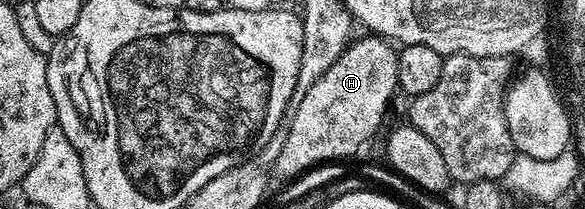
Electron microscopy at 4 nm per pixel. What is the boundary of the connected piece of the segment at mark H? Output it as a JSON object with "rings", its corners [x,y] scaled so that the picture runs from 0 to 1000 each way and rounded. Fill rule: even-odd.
{"rings":[[[622,163],[622,177],[603,187],[593,239],[523,431],[523,469],[509,488],[506,541],[491,579],[492,636],[482,737],[472,766],[472,804],[491,852],[506,852],[515,828],[552,789],[556,775],[581,775],[586,746],[602,746],[643,627],[663,536],[663,493],[670,455],[680,440],[680,249],[662,187],[641,163]]]}

